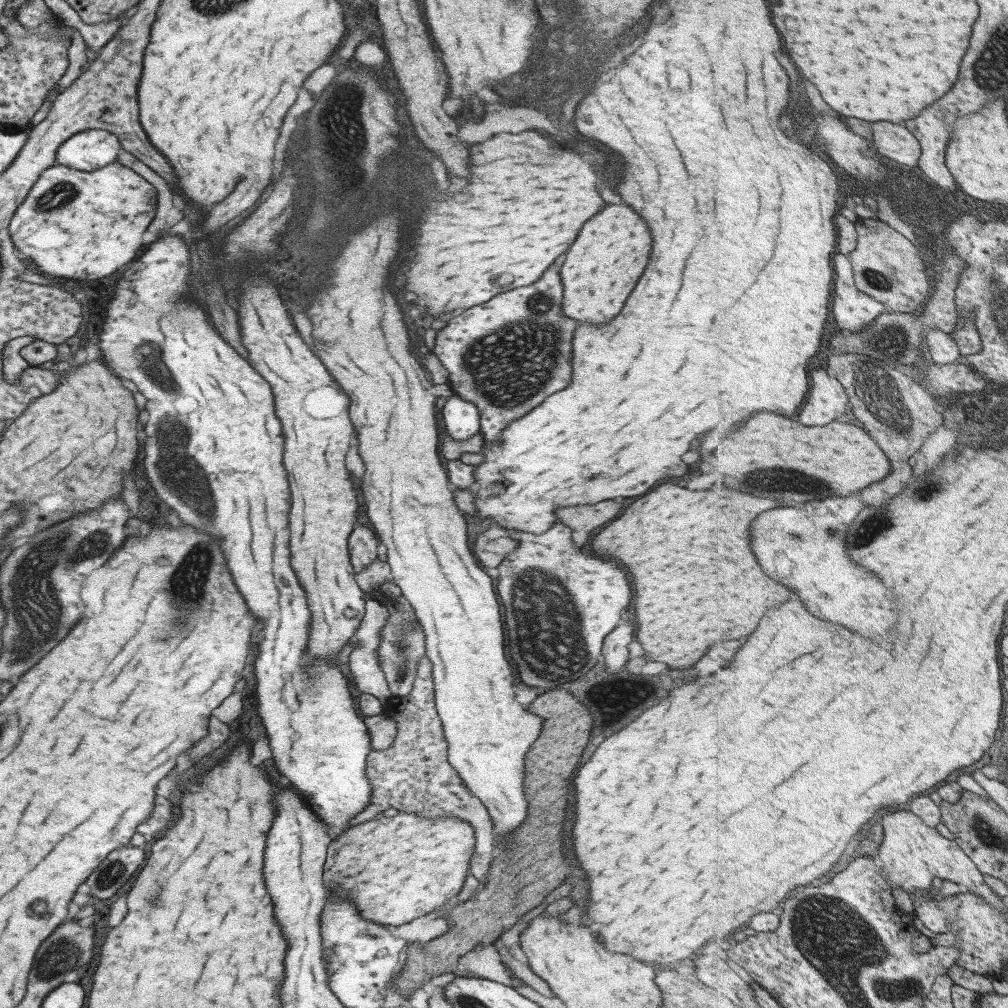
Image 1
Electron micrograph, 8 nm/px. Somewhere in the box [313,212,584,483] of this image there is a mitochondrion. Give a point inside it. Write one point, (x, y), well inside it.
(506, 379)

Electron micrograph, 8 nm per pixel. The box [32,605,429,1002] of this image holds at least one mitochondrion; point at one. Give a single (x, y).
(60, 954)

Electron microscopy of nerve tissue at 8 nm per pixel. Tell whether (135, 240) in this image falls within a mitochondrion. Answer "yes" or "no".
no

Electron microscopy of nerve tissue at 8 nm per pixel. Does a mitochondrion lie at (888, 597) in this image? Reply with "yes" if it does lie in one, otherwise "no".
no

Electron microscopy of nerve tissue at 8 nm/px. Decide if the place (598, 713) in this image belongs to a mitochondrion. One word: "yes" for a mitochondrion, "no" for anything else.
no

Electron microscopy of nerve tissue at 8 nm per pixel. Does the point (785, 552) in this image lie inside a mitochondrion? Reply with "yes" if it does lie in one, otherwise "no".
no

